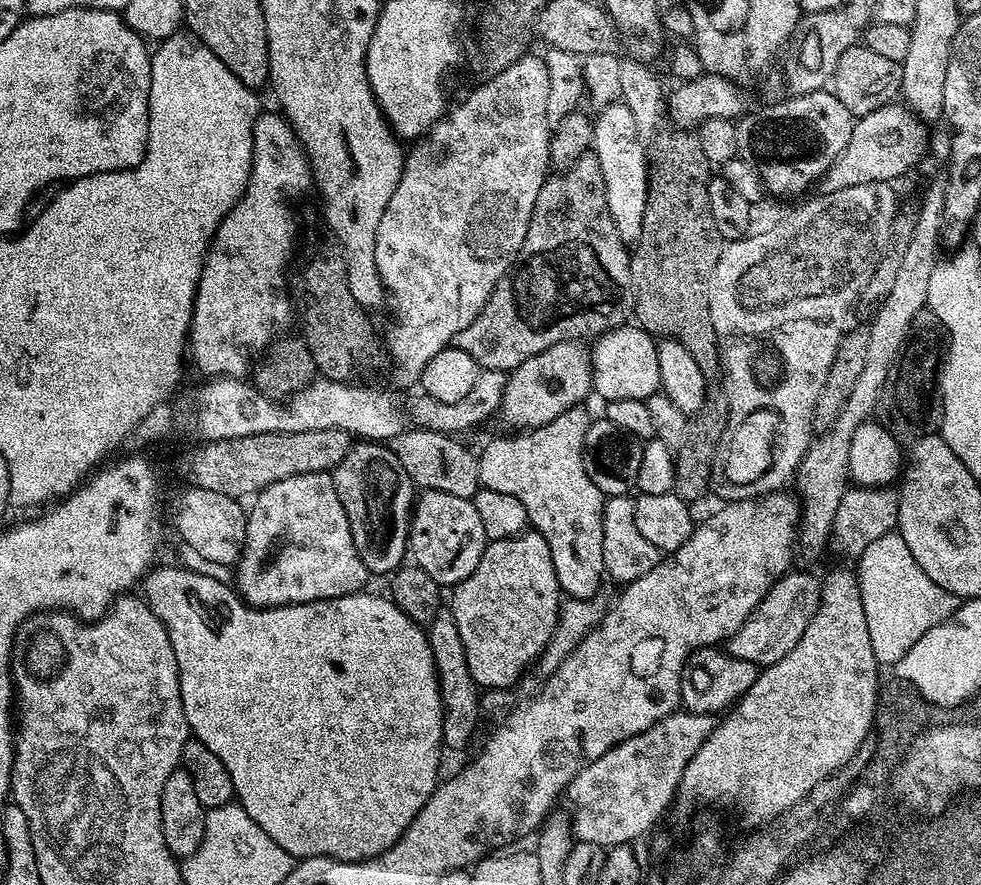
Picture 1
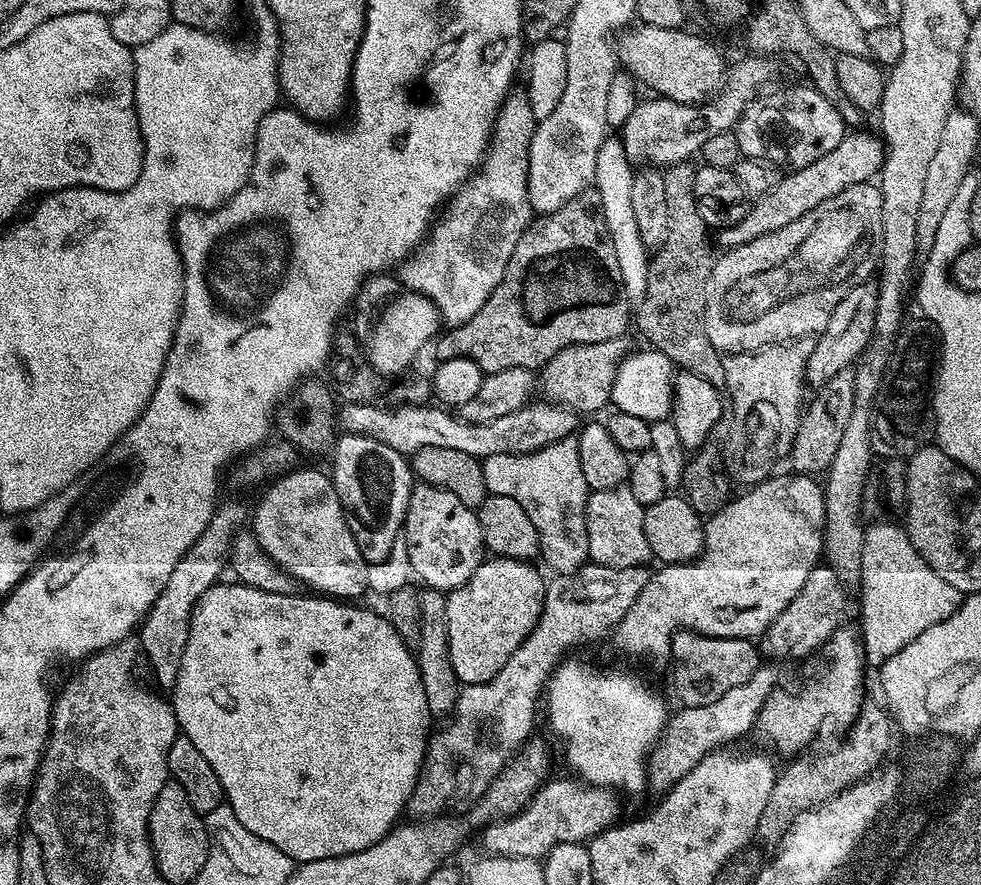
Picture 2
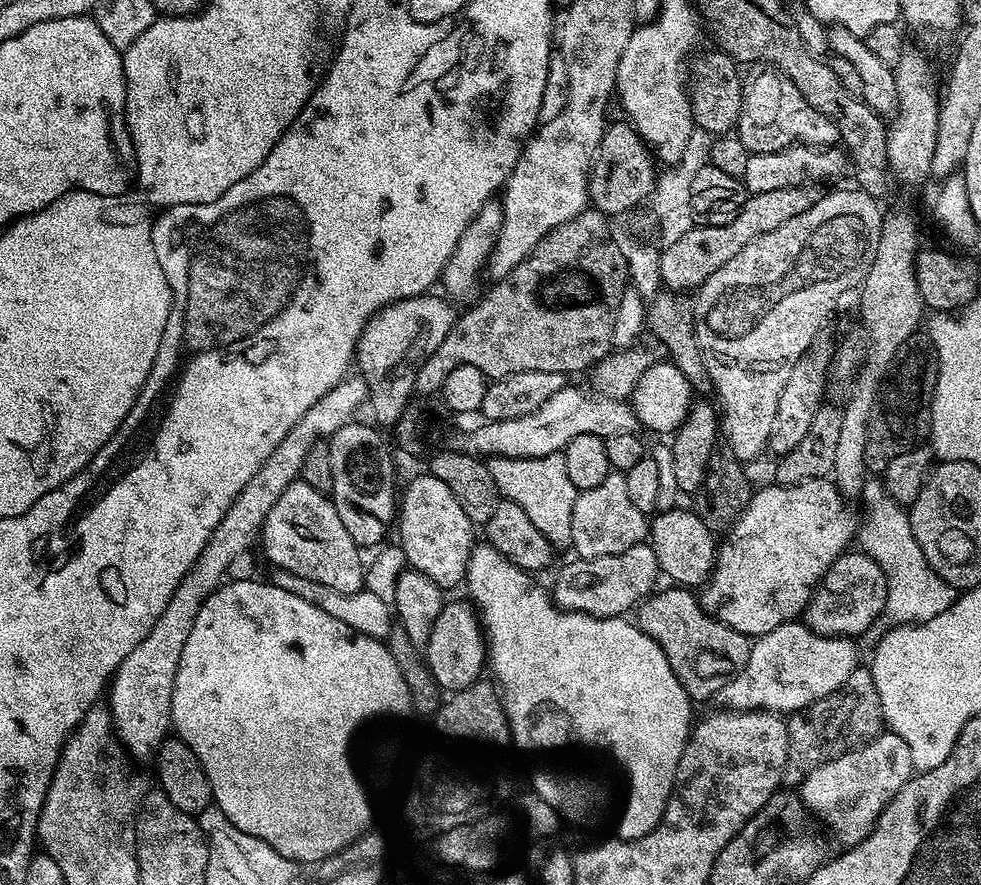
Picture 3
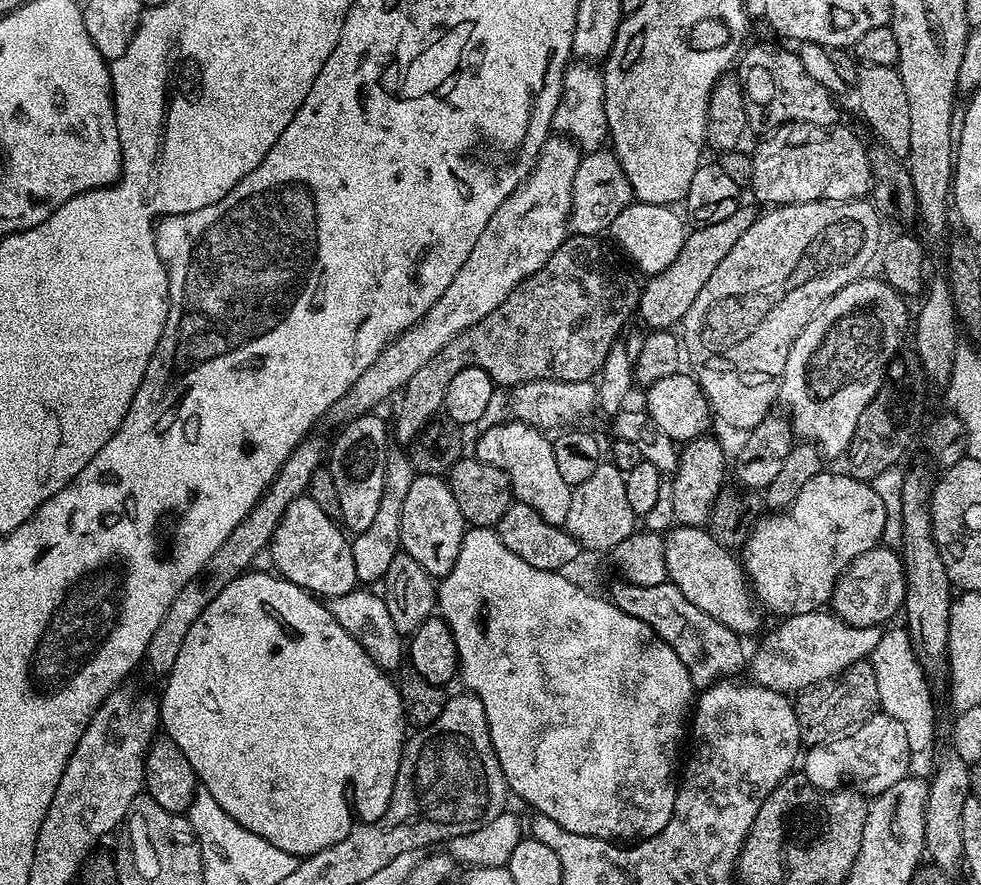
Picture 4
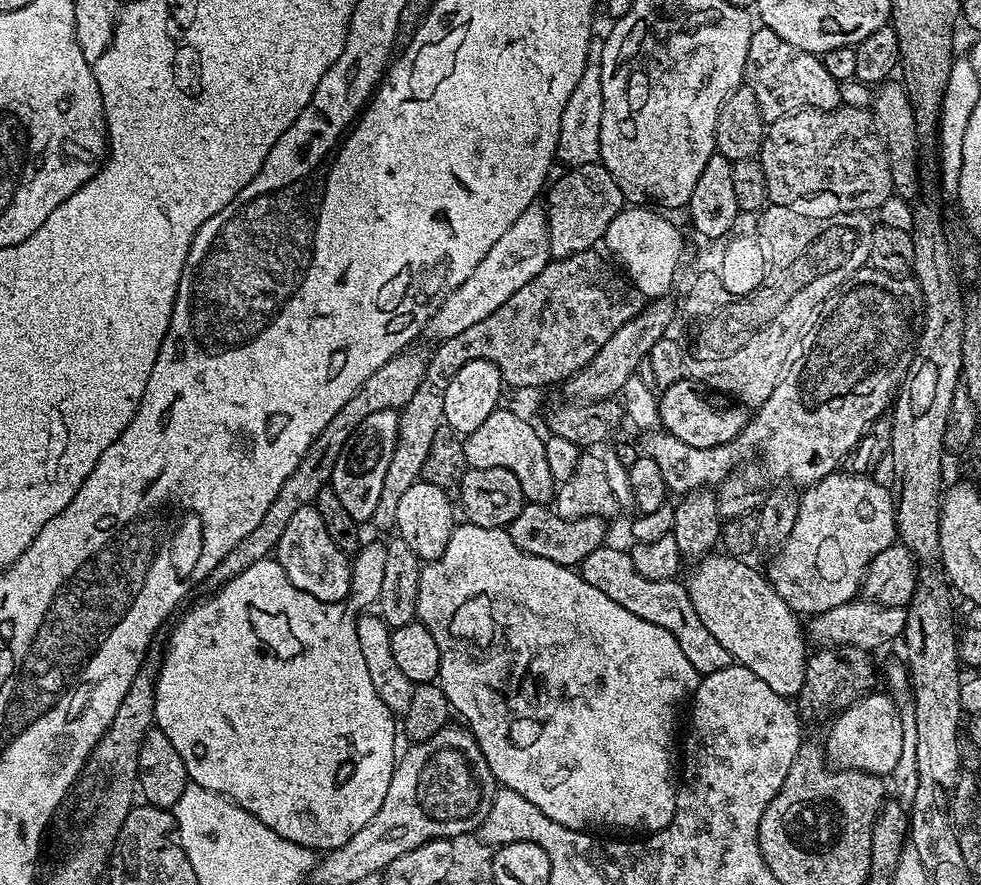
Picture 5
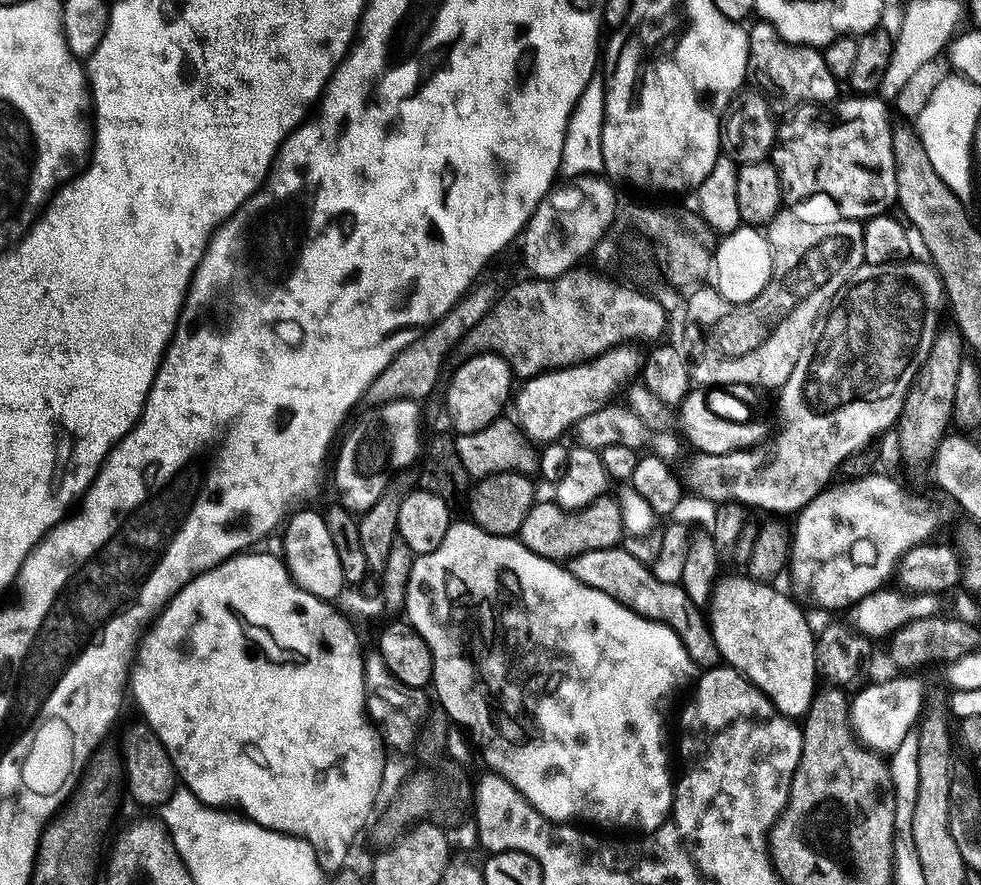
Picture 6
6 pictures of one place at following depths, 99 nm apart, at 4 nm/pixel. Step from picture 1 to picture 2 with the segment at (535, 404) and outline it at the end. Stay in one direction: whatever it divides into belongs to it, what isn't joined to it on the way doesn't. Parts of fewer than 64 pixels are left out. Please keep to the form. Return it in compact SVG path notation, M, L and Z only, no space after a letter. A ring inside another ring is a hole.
M627 335L618 338L610 338L606 342L590 342L589 344L575 344L574 346L566 346L566 350L558 350L558 354L554 354L554 358L550 358L550 362L546 362L544 367L538 372L538 392L545 401L555 405L563 405L576 414L582 412L596 412L599 408L608 408L612 399L612 387L614 386L614 378L616 371L625 356L630 351L628 345L629 337Z

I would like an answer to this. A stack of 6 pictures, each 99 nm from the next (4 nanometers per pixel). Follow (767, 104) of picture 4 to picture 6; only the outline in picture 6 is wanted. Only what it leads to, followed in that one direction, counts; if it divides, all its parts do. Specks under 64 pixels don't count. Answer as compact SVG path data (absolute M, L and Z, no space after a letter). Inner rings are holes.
M763 22L748 28L748 71L751 83L764 93L777 113L791 113L802 104L831 104L838 96L837 78L826 67L821 49L786 42L774 26Z

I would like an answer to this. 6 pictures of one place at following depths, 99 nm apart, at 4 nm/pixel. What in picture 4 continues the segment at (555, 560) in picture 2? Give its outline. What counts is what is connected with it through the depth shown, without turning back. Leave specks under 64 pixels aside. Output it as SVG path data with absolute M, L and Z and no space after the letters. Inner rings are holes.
M515 418L509 424L492 424L476 440L474 455L477 460L490 466L498 466L510 478L512 495L519 503L530 506L530 510L538 510L546 522L563 526L566 513L570 511L572 487L563 480L554 462L552 440L541 429L532 428Z

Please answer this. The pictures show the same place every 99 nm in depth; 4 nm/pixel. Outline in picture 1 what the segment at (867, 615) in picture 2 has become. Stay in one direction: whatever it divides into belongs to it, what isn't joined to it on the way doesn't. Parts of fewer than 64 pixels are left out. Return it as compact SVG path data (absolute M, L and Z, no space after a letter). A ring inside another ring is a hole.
M888 532L886 535L870 542L866 550L858 558L858 583L860 586L860 597L866 614L866 626L870 630L870 646L874 650L874 658L877 665L894 666L934 626L951 620L958 607L957 597L942 590L930 578L926 578L926 570L914 562L914 554L910 554L910 546L896 532Z

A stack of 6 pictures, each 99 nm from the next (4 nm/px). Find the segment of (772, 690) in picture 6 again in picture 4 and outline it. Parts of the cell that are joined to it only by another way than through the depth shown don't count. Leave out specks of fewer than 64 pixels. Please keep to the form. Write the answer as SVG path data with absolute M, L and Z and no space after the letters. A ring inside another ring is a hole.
M685 524L673 526L663 539L667 579L678 586L678 590L682 590L686 602L694 602L698 610L710 614L710 618L722 622L722 626L736 632L741 638L748 638L751 632L759 630L761 609L750 591L743 563L737 557L735 560L732 557L735 555L719 544L707 527L695 528Z

